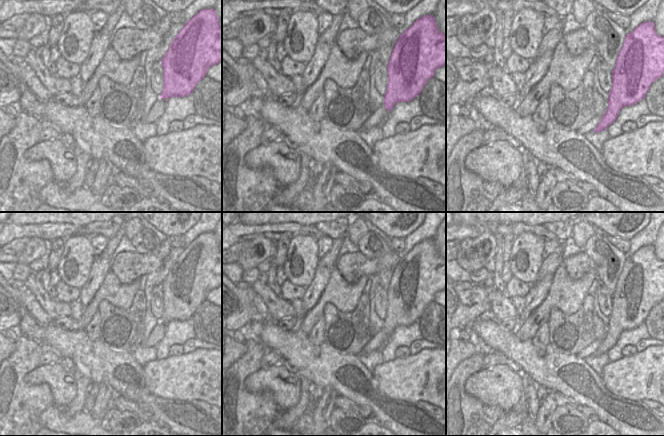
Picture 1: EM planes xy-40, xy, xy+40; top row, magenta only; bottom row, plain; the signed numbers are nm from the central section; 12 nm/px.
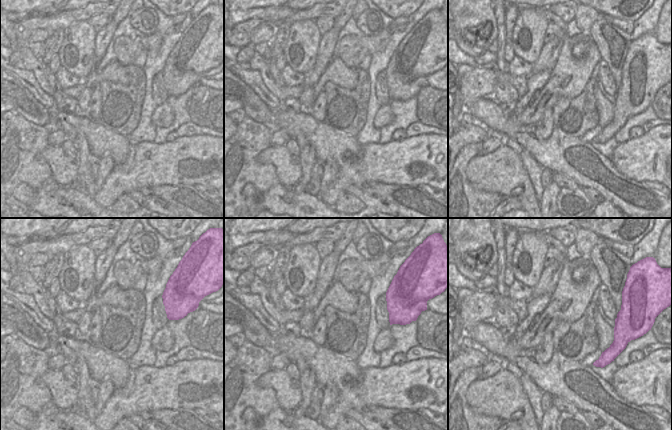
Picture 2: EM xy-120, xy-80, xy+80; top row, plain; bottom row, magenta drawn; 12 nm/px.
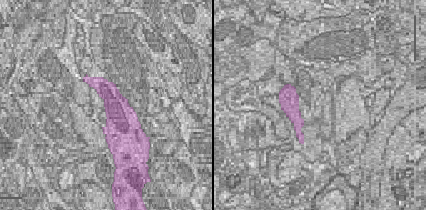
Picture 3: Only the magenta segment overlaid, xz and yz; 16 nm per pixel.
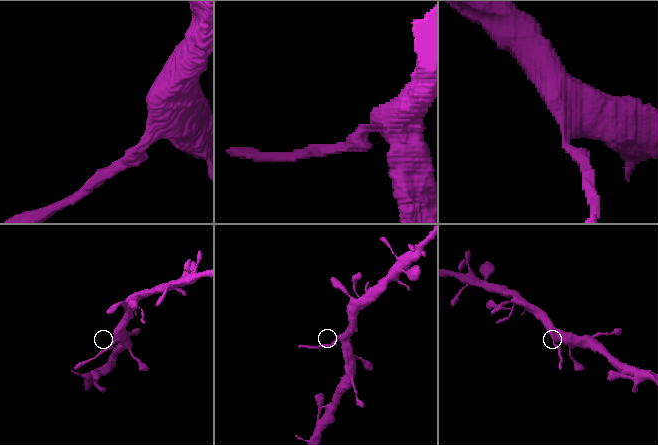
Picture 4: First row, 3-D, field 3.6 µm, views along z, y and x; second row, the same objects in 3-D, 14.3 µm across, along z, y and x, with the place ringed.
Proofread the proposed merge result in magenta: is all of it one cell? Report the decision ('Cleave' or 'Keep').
Cleave

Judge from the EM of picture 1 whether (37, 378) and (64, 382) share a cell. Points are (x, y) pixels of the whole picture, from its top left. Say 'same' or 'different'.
same

